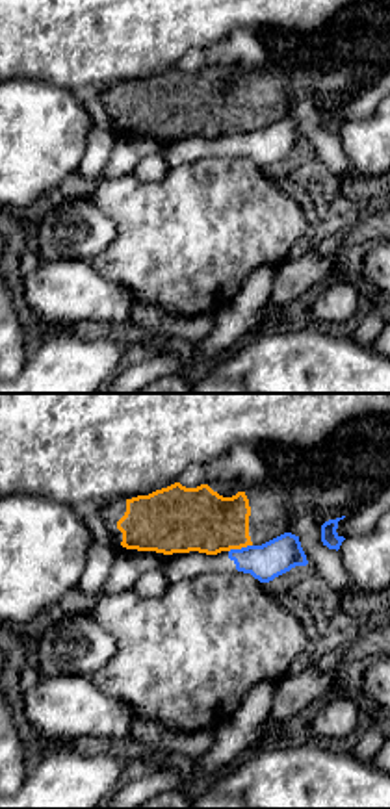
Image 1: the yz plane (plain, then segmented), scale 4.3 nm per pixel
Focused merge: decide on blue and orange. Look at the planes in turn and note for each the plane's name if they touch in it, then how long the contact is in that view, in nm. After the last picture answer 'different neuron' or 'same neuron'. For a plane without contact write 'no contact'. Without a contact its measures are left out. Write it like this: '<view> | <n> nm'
yz | 110 nm

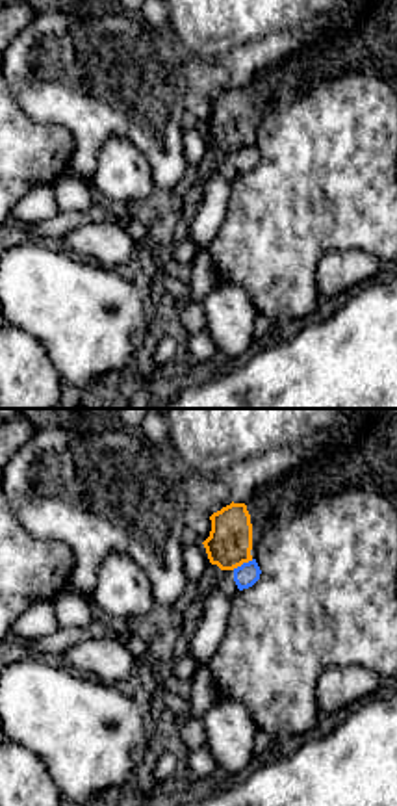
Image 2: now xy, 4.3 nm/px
xy | 100 nm

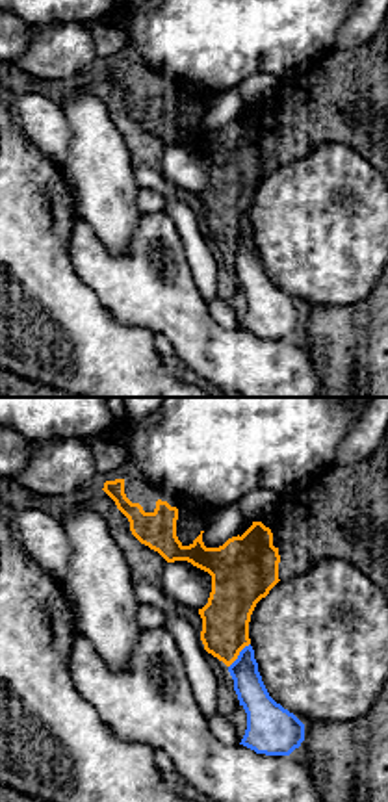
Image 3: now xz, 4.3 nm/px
xz | 140 nm

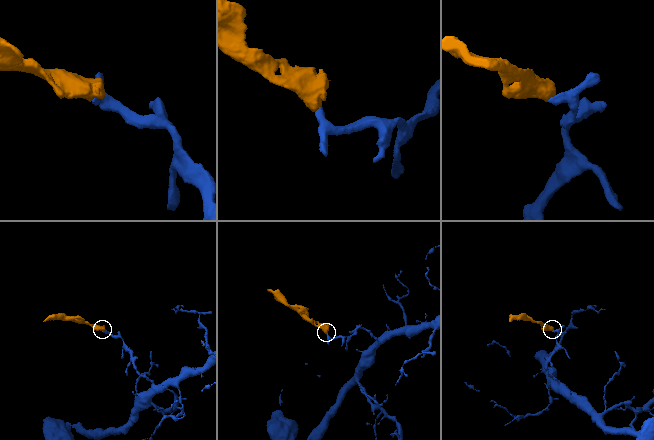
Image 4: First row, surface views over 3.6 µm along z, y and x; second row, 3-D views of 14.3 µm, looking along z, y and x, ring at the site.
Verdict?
different neuron

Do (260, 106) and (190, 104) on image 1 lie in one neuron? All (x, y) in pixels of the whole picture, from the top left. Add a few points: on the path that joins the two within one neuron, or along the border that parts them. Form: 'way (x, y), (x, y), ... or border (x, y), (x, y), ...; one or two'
way (244, 104), (207, 104); one

